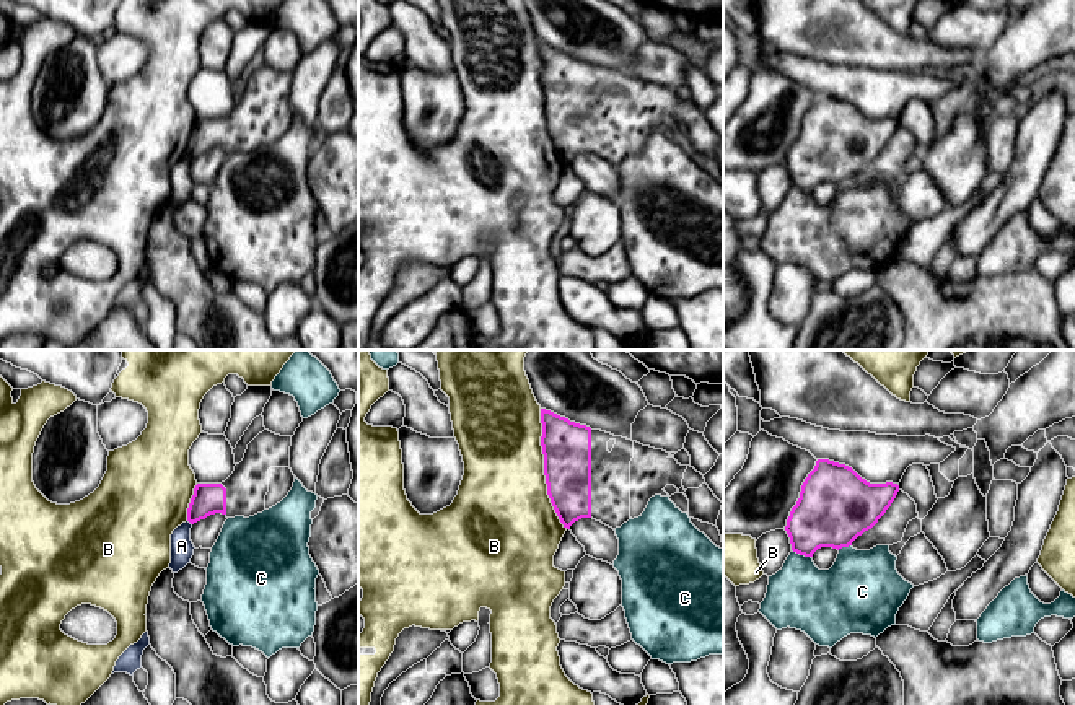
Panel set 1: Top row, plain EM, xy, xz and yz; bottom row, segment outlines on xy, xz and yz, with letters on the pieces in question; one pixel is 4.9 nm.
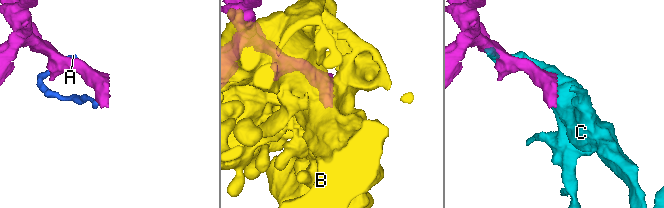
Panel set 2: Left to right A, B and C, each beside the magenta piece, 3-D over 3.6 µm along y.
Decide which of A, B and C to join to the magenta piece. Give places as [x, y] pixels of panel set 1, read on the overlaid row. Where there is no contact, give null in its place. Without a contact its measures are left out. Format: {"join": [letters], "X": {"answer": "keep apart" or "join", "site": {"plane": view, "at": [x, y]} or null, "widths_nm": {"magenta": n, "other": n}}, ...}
{"join": [], "A": {"answer": "keep apart", "site": {"plane": "xy", "at": [189, 521]}, "widths_nm": {"magenta": 160, "other": 110}}, "B": {"answer": "keep apart", "site": {"plane": "xz", "at": [544, 469]}, "widths_nm": {"magenta": 240, "other": 440}}, "C": {"answer": "keep apart", "site": {"plane": "yz", "at": [802, 554]}, "widths_nm": {"magenta": 340, "other": 320}}}

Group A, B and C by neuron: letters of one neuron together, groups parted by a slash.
A / B / C

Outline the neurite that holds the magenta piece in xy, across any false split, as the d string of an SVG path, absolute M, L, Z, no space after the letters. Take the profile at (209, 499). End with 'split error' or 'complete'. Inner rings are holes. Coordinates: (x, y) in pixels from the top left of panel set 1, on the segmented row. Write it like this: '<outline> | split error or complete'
M259 433L233 474L222 484L197 484L187 508L191 524L210 515L254 516L280 503L293 487L292 436Z | split error

